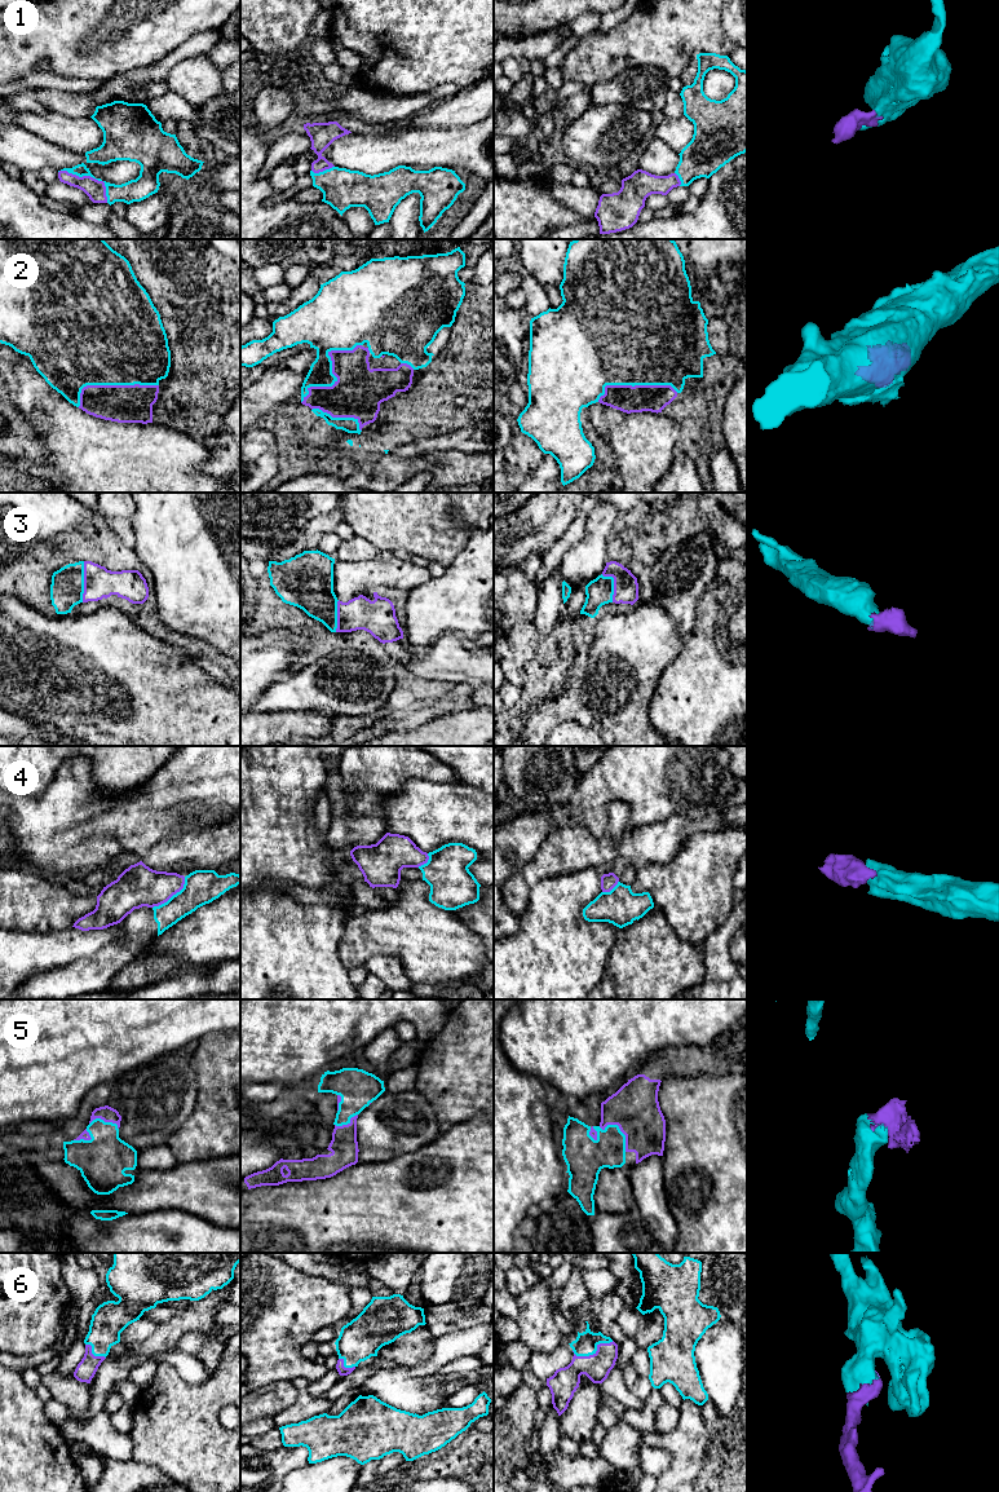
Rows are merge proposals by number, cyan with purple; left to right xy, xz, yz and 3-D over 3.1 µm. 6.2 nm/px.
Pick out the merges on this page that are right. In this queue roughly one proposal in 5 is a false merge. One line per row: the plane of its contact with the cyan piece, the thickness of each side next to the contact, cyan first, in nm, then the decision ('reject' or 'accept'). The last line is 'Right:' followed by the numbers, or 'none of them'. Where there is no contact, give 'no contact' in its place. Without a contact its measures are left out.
1: xy | 80/120 nm | accept
2: xz | 240/300 nm | accept
3: xy | 200/190 nm | accept
4: xy | 220/260 nm | reject
5: yz | 220/300 nm | accept
6: yz | 140/170 nm | accept
Right: 1, 2, 3, 5, 6

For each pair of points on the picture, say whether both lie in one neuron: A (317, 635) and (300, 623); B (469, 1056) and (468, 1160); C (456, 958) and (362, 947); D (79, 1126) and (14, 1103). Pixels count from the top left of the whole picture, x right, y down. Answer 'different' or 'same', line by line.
A: same
B: different
C: same
D: different

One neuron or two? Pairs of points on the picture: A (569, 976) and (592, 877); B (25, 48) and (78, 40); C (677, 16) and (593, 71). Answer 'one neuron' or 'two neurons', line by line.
A: one neuron
B: one neuron
C: one neuron

